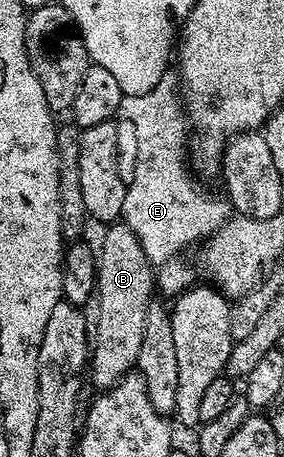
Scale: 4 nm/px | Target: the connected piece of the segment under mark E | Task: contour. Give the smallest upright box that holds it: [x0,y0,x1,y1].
[118,71,233,267]

